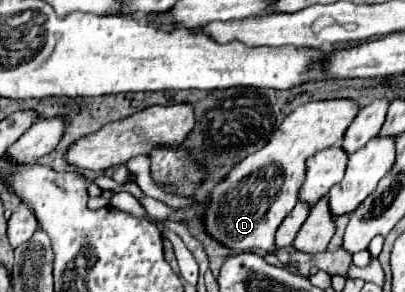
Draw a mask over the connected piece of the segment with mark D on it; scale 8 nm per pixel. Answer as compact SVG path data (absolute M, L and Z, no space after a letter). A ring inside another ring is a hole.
M321 99L299 105L285 117L261 151L247 155L231 169L223 183L211 191L211 205L205 213L207 231L235 251L259 247L275 255L275 233L299 199L307 159L325 147L339 145L359 109L355 99Z

